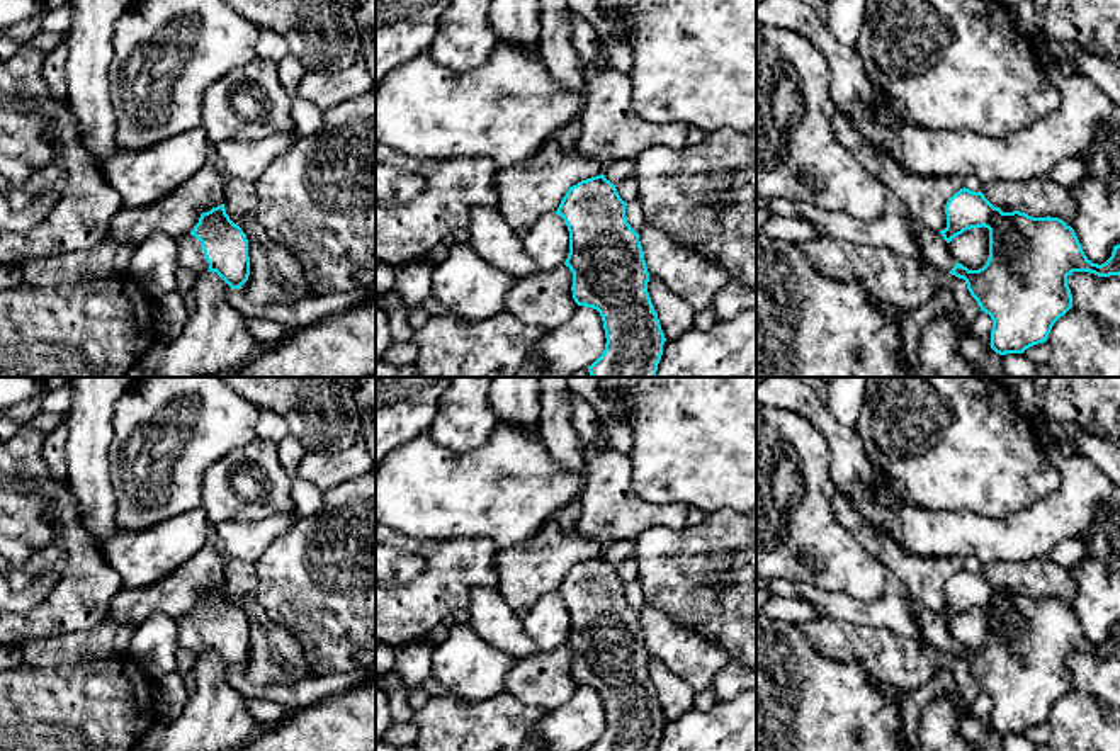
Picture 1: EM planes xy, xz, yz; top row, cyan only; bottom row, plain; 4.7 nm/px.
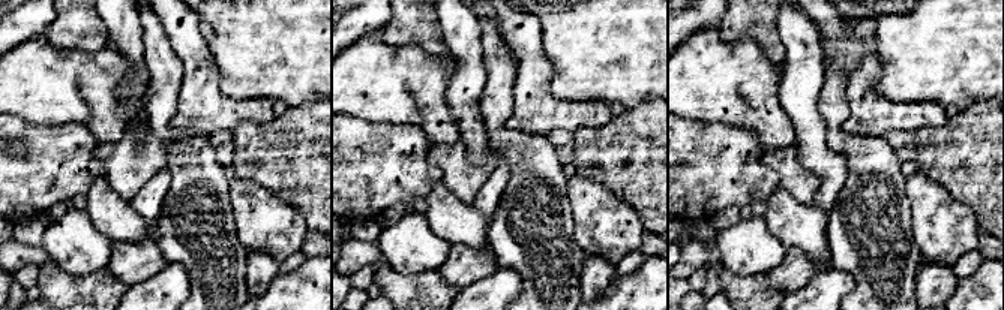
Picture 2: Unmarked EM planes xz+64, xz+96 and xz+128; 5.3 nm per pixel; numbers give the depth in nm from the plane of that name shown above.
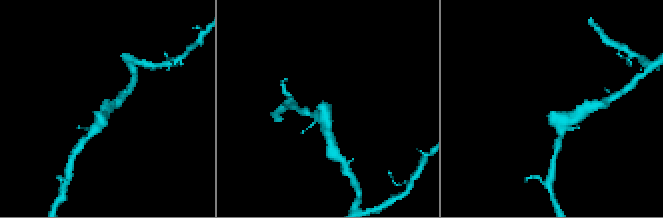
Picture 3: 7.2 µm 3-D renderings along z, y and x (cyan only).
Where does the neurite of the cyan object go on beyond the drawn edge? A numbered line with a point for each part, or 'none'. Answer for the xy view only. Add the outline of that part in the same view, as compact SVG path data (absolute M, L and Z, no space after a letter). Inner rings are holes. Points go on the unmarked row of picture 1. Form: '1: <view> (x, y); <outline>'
1: xy (191, 636); M187 613L175 620L178 627L177 641L180 649L189 649L197 656L209 651L209 644L204 637L202 625L195 617Z

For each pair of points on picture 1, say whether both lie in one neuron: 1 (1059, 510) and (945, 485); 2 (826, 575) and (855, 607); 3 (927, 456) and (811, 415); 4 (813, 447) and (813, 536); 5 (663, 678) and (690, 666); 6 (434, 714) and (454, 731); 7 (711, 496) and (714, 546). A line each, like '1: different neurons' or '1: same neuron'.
1: different neurons
2: different neurons
3: different neurons
4: same neuron
5: different neurons
6: same neuron
7: different neurons

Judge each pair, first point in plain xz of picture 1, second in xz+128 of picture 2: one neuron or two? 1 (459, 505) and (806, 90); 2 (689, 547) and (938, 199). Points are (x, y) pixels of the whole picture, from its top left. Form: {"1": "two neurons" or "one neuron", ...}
{"1": "two neurons", "2": "two neurons"}

